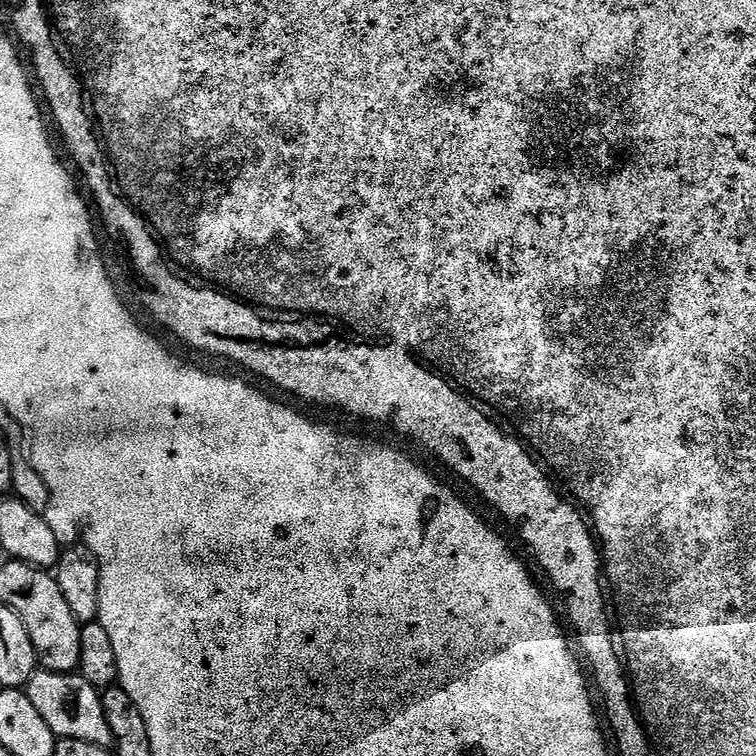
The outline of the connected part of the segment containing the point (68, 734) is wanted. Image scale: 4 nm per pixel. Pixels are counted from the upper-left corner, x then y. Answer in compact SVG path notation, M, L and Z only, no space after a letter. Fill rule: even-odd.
M38 670L26 685L34 710L42 714L46 726L62 740L81 740L94 746L112 748L114 741L109 722L103 710L101 693L86 678L71 672L46 672Z

